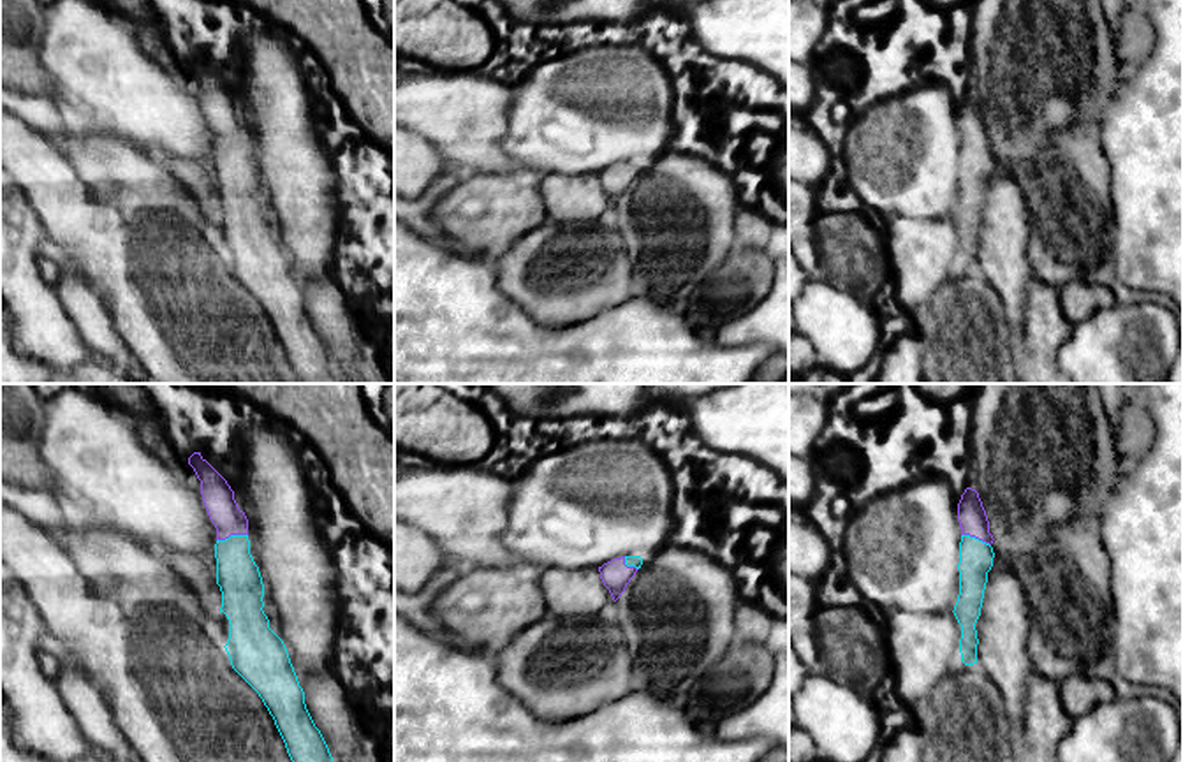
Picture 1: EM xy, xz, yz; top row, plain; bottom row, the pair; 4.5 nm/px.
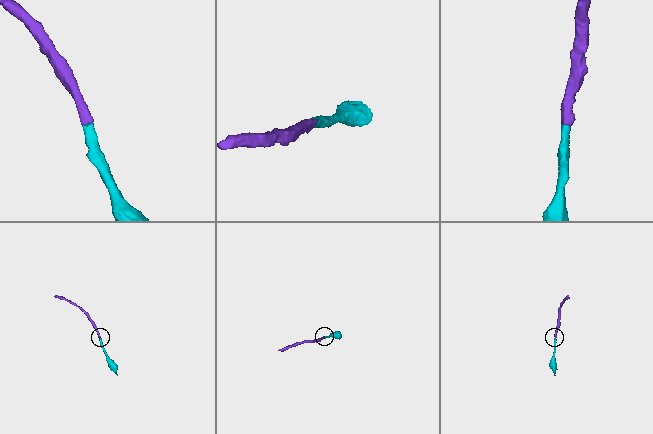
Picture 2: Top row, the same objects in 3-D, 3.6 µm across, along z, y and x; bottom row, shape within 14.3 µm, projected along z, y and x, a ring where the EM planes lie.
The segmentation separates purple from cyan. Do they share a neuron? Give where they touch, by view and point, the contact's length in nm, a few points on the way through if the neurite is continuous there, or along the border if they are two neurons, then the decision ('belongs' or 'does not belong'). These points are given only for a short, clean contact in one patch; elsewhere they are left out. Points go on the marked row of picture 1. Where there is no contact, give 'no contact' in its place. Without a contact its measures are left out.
meets purple in xy at (231, 534); contact 150 nm long; runs through xy (219, 498), (231, 523), (231, 534), (233, 560), (240, 581); belongs

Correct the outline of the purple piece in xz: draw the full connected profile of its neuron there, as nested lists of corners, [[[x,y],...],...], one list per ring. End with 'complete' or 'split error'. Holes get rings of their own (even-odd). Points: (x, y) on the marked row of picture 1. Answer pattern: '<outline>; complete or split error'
[[[621,556],[599,567],[600,579],[604,586],[609,590],[614,602],[621,597],[627,584],[641,568],[641,565],[643,565],[641,556]]]; split error

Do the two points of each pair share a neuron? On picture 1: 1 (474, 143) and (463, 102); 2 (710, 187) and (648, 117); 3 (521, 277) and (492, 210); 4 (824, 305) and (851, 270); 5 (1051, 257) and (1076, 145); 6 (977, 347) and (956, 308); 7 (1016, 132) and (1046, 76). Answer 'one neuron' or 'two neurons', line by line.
1: one neuron
2: two neurons
3: two neurons
4: two neurons
5: one neuron
6: one neuron
7: one neuron

